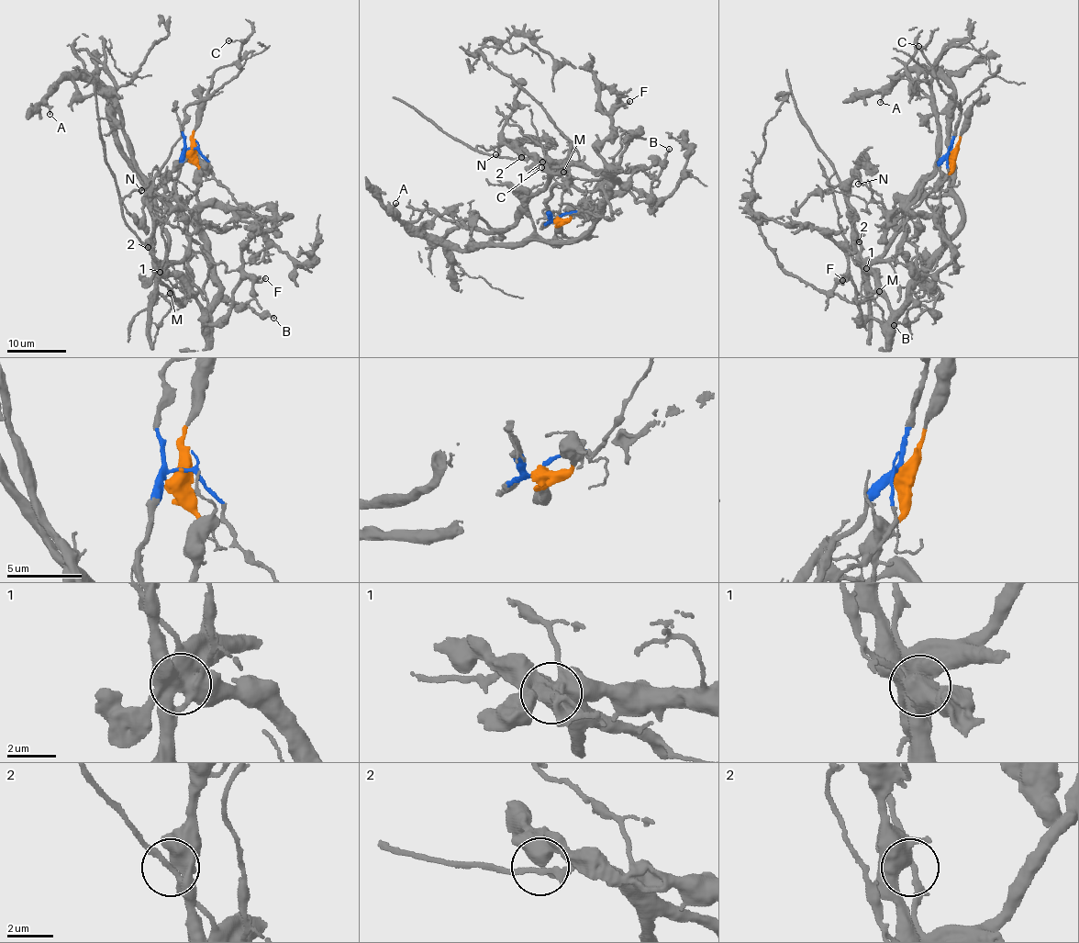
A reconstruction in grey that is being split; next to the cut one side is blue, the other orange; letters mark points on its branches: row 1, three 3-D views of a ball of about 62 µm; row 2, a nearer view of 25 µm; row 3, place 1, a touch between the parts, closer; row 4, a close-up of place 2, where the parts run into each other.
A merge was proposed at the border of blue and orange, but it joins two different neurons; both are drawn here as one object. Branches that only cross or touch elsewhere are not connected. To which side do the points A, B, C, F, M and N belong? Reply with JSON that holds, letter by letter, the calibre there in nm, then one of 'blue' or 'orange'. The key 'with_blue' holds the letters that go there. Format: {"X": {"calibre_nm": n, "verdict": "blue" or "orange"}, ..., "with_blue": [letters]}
{"A": {"calibre_nm": 150, "verdict": "orange"}, "B": {"calibre_nm": 160, "verdict": "orange"}, "C": {"calibre_nm": 110, "verdict": "blue"}, "F": {"calibre_nm": 150, "verdict": "orange"}, "M": {"calibre_nm": 110, "verdict": "blue"}, "N": {"calibre_nm": 120, "verdict": "blue"}, "with_blue": ["C", "M", "N"]}

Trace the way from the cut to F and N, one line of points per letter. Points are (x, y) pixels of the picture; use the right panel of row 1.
F: (950, 153), (940, 191), (943, 244), (906, 291), (905, 308), (885, 323), (860, 322), (857, 289), (841, 280)
N: (950, 153), (905, 216), (899, 250), (886, 260), (862, 257), (858, 231), (841, 187), (854, 178), (858, 184)

